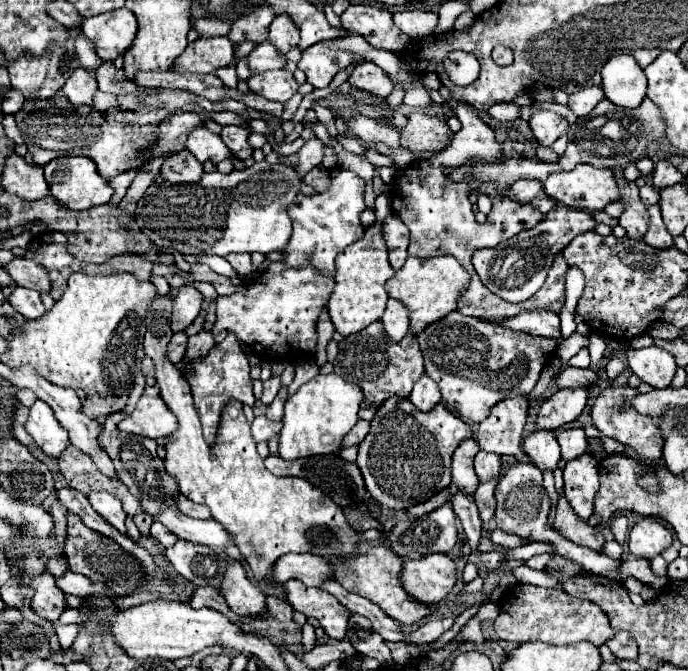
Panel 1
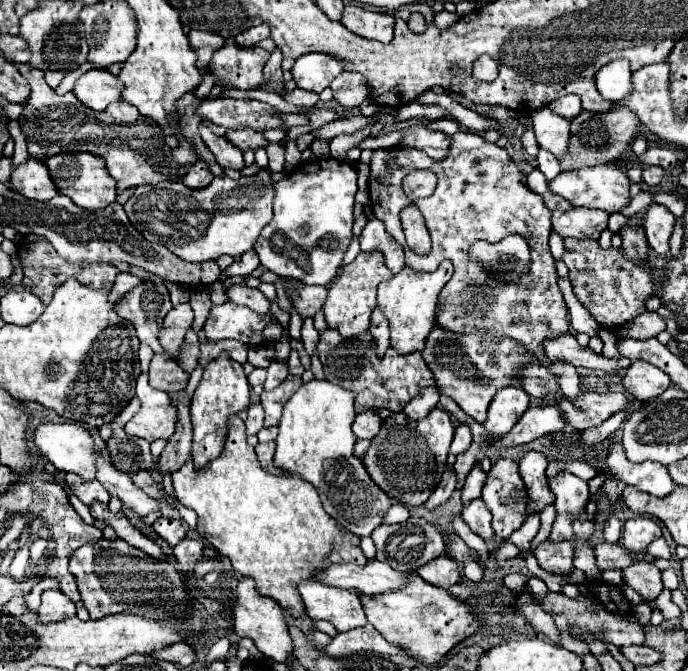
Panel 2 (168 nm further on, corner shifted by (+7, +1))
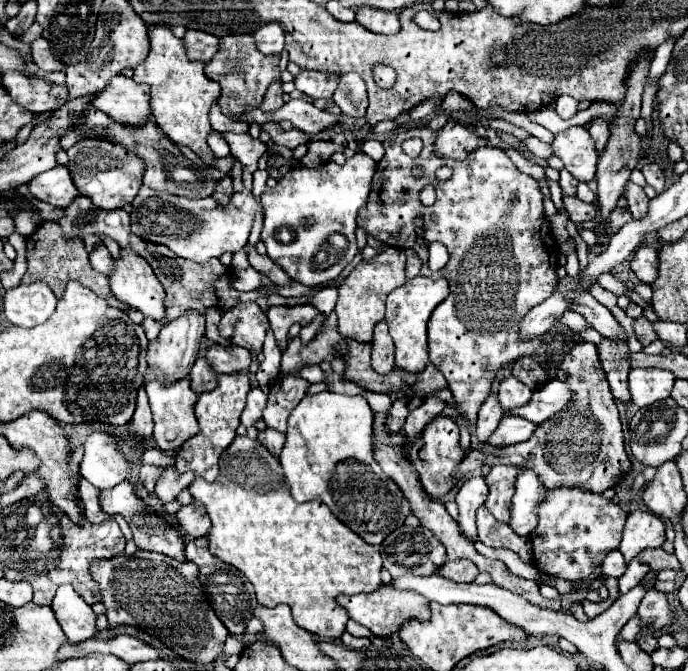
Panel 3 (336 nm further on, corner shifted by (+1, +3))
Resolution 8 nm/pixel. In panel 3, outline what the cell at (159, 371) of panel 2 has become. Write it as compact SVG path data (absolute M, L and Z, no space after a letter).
M198 359L190 371L192 377L192 389L200 395L204 391L212 391L216 381L218 381L218 373L212 371L210 363L206 359Z

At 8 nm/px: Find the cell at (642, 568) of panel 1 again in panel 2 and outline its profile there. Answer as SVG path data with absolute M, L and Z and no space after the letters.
M636 559L630 567L622 569L622 581L636 589L644 601L652 601L660 595L662 579L660 579L660 569L656 569L652 563L644 559Z

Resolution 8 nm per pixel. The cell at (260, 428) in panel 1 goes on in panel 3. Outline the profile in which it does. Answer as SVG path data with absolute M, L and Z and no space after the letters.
M252 387L246 399L246 409L242 411L242 425L244 427L254 427L256 419L262 417L262 411L266 407L266 395L262 393L260 387Z

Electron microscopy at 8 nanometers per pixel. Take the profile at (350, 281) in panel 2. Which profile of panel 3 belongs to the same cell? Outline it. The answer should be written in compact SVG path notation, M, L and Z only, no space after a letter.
M388 247L384 253L376 255L370 261L360 261L352 269L348 279L338 287L340 297L336 303L336 313L338 313L338 331L342 337L356 339L362 343L372 341L374 325L384 319L384 305L386 305L388 293L406 283L404 267L406 267L404 251L400 249L400 253L398 253L398 249Z

